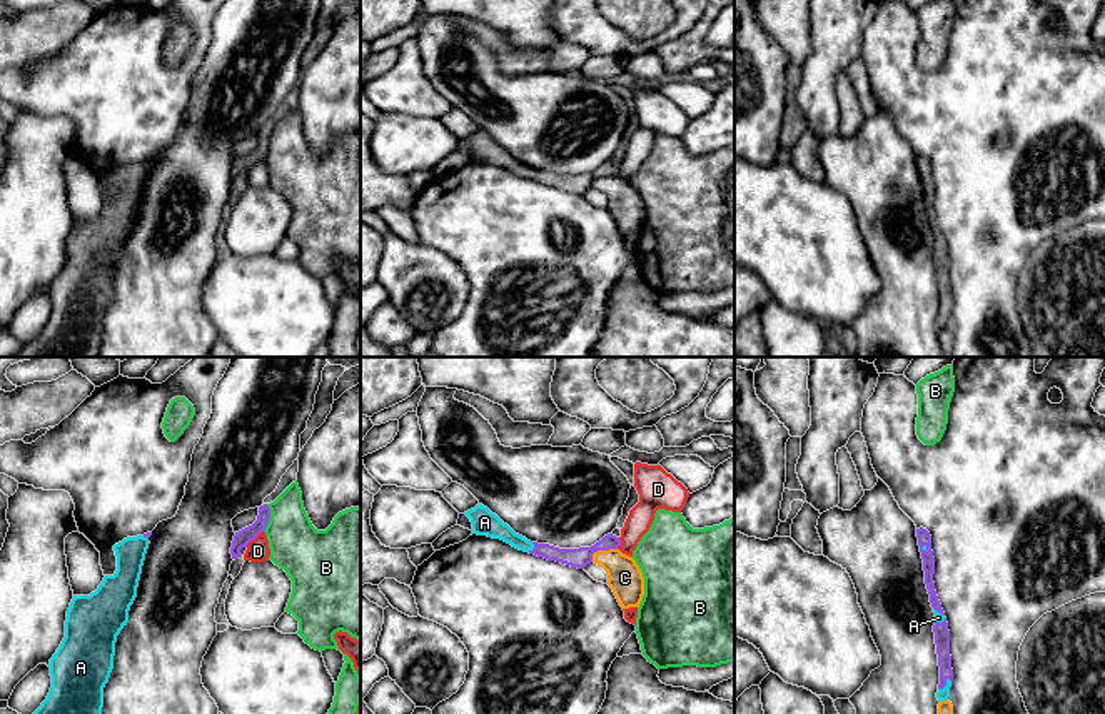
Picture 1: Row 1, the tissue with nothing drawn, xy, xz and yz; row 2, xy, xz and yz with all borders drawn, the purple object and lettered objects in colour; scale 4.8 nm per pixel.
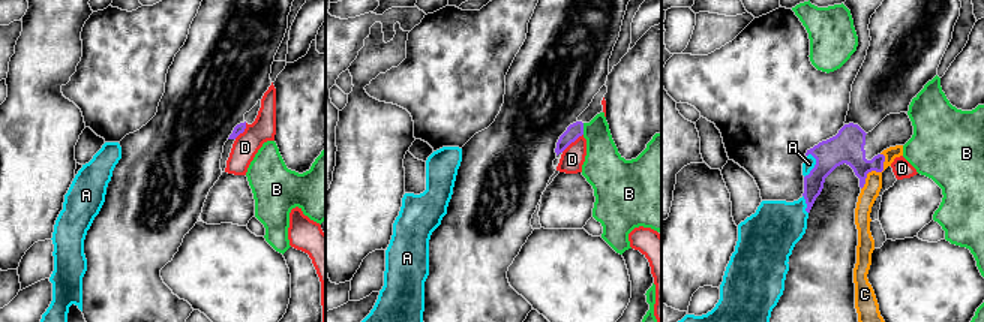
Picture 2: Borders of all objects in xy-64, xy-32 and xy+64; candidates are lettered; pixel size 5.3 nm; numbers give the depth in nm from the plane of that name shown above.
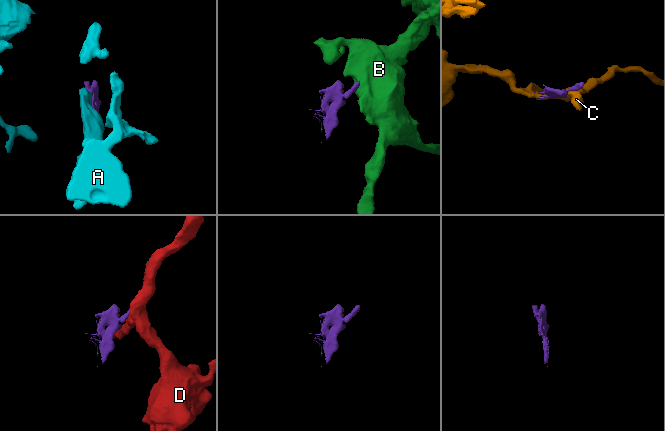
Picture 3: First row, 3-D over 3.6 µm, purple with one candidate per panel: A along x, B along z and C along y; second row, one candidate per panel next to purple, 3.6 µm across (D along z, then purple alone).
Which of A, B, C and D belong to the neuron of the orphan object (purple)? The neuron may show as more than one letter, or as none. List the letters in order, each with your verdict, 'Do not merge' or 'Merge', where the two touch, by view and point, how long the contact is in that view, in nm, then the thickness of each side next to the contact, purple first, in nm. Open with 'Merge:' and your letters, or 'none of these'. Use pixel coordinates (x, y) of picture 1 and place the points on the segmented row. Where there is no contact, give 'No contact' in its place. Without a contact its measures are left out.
Merge: A
A: Merge. Touches purple at yz (945, 684). Shared border 80 nm. Thickness 80 nm (purple) against 60 nm
B: Do not merge. Touches purple at xy (269, 517). Shared border 140 nm. Thickness 80 nm (purple) against 260 nm
C: Do not merge. Touches purple at xz (605, 549). Shared border 120 nm. Thickness 100 nm (purple) against 170 nm
D: Do not merge. Touches purple at xy (254, 538). Shared border 120 nm. Thickness 80 nm (purple) against 110 nm

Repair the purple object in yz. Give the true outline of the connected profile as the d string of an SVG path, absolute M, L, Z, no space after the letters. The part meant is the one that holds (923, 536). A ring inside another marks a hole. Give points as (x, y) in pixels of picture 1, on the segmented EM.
M920 527L916 529L916 537L923 559L925 584L935 612L933 632L935 632L935 644L936 644L938 666L940 666L940 684L938 684L936 697L941 702L950 697L950 687L953 679L951 656L950 656L950 631L933 582L935 557L931 551L931 536L926 529Z

